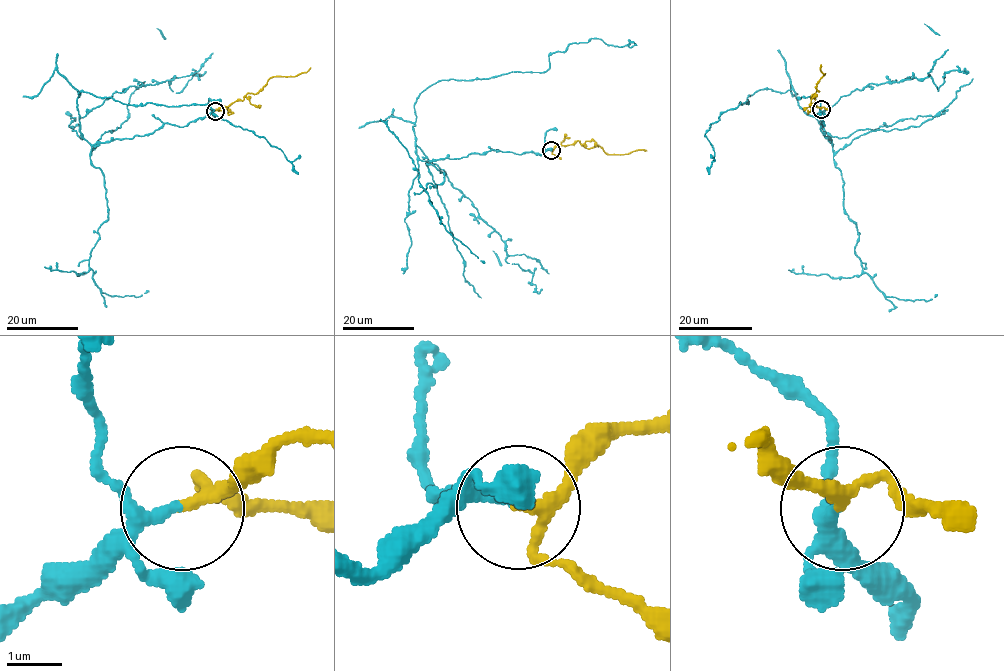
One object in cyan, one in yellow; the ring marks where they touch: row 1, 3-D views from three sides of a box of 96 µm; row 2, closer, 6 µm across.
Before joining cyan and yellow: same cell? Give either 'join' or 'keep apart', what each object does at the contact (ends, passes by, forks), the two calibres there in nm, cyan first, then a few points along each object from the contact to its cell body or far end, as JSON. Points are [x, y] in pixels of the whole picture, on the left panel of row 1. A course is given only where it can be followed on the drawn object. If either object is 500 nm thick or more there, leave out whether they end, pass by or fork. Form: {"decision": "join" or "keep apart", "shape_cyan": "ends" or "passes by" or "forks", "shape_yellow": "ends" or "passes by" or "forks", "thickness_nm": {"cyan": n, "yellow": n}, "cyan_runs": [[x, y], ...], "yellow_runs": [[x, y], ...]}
{"decision": "join", "shape_cyan": "passes by", "shape_yellow": "passes by", "thickness_nm": {"cyan": 160, "yellow": 200}, "cyan_runs": [[214, 110], [183, 126], [90, 144], [77, 97], [207, 104], [279, 148], [298, 174]], "yellow_runs": [[214, 110], [243, 100], [247, 93], [256, 93], [270, 78], [295, 76], [311, 67]]}

